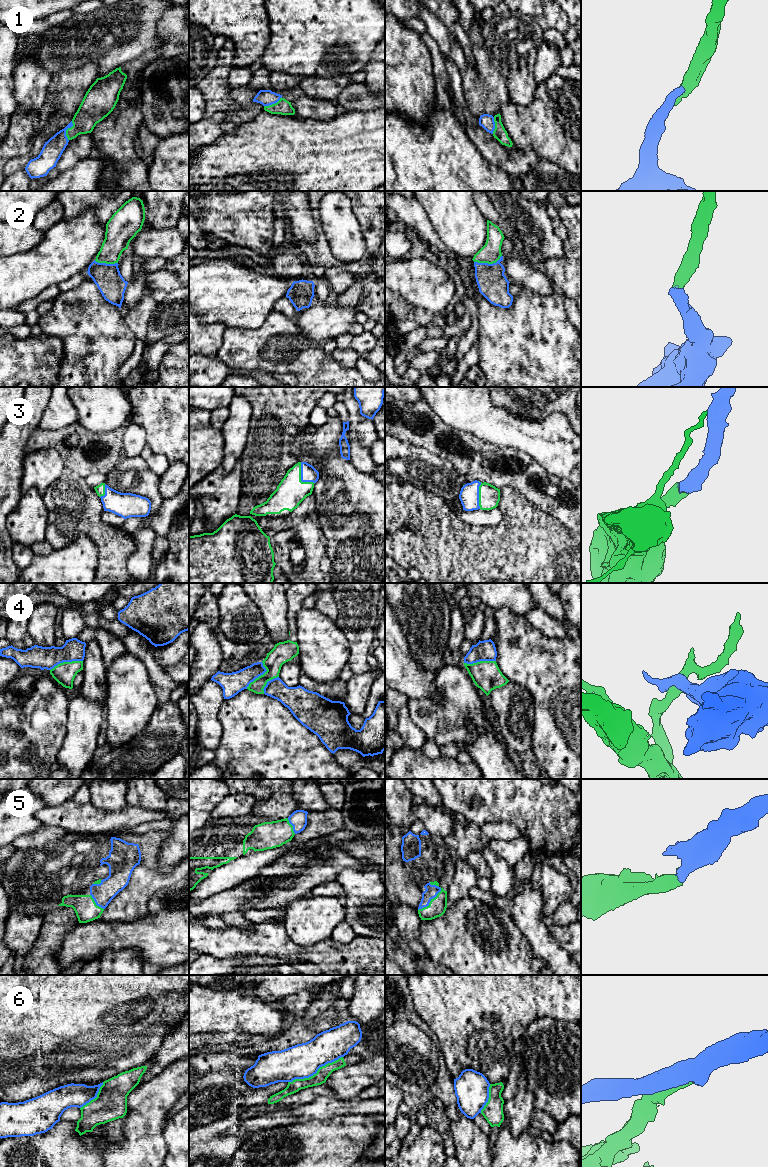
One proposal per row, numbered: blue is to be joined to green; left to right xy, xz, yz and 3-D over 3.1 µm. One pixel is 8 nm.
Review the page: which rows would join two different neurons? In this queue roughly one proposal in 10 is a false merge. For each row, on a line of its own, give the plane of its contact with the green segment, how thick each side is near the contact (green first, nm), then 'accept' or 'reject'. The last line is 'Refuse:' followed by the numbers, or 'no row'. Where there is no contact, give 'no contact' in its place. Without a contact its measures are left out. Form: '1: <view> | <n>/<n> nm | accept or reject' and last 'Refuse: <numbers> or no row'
1: xy | 200/160 nm | accept
2: yz | 170/240 nm | accept
3: xz | 240/130 nm | accept
4: xy | 180/180 nm | reject
5: yz | 140/100 nm | accept
6: xz | 100/280 nm | reject
Refuse: 4, 6

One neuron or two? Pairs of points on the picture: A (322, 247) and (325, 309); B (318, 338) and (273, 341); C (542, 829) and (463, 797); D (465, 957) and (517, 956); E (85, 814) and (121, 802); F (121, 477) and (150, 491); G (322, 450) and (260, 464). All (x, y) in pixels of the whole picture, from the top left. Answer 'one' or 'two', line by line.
A: two
B: two
C: one
D: one
E: two
F: one
G: two

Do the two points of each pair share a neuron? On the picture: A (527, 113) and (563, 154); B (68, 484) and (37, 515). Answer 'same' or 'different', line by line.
A: same
B: different

